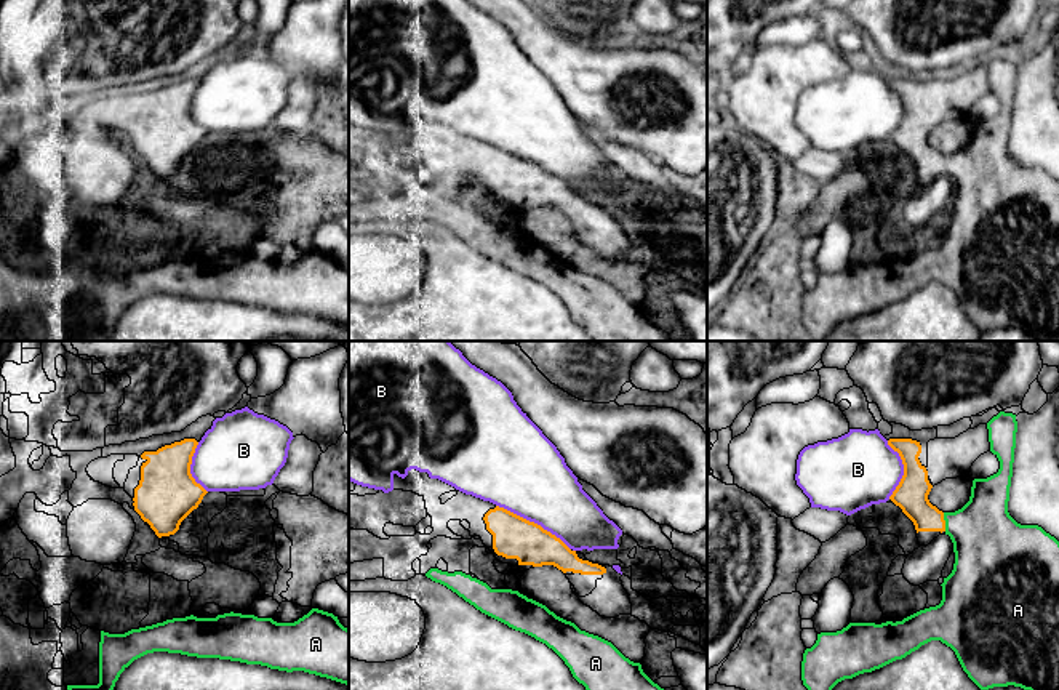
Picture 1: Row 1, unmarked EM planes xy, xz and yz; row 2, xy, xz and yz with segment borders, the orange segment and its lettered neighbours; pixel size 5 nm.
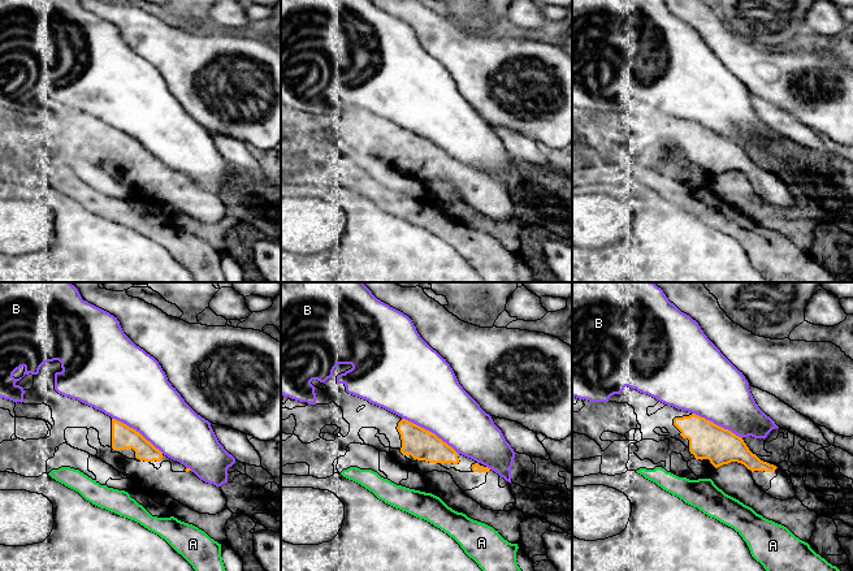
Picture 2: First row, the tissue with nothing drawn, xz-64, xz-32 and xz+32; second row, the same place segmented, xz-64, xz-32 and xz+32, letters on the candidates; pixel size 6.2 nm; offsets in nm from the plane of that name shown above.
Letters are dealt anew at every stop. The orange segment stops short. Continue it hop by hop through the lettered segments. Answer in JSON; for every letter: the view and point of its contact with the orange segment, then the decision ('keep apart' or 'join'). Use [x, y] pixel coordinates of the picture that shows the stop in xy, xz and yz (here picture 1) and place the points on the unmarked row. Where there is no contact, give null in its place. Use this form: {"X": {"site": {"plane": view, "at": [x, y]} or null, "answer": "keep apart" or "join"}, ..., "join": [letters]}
{"A": {"site": {"plane": "yz", "at": [944, 164]}, "answer": "join"}, "B": {"site": {"plane": "xz", "at": [533, 164]}, "answer": "keep apart"}, "join": ["A"]}

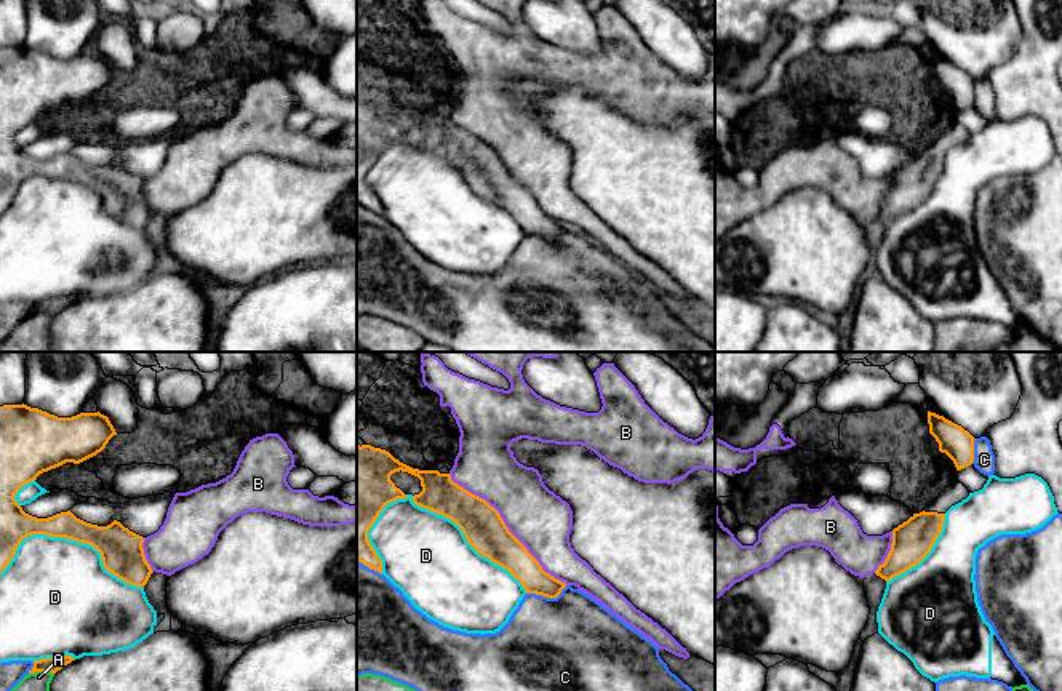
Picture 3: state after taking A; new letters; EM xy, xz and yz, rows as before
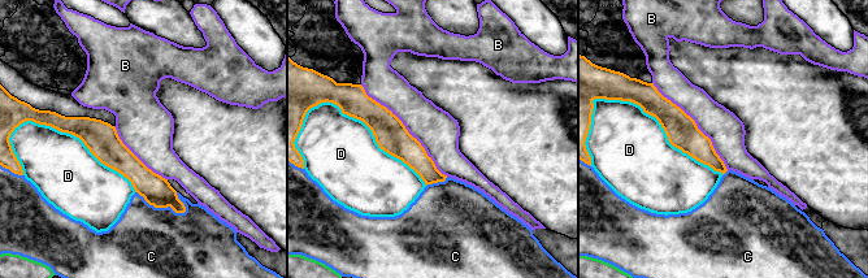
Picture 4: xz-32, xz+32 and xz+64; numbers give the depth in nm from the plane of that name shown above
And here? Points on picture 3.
{"A": {"site": {"plane": "xy", "at": [40, 312]}, "answer": "keep apart"}, "B": {"site": {"plane": "xz", "at": [506, 168]}, "answer": "join"}, "C": {"site": {"plane": "xz", "at": [546, 237]}, "answer": "keep apart"}, "D": {"site": {"plane": "xy", "at": [71, 179]}, "answer": "keep apart"}, "join": ["B"]}

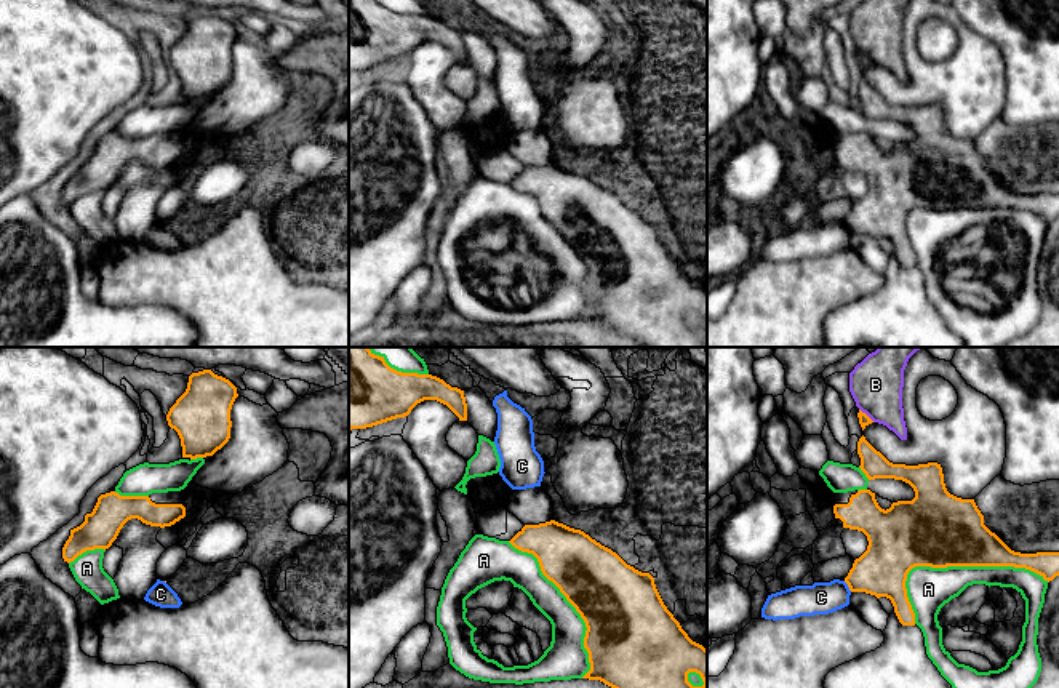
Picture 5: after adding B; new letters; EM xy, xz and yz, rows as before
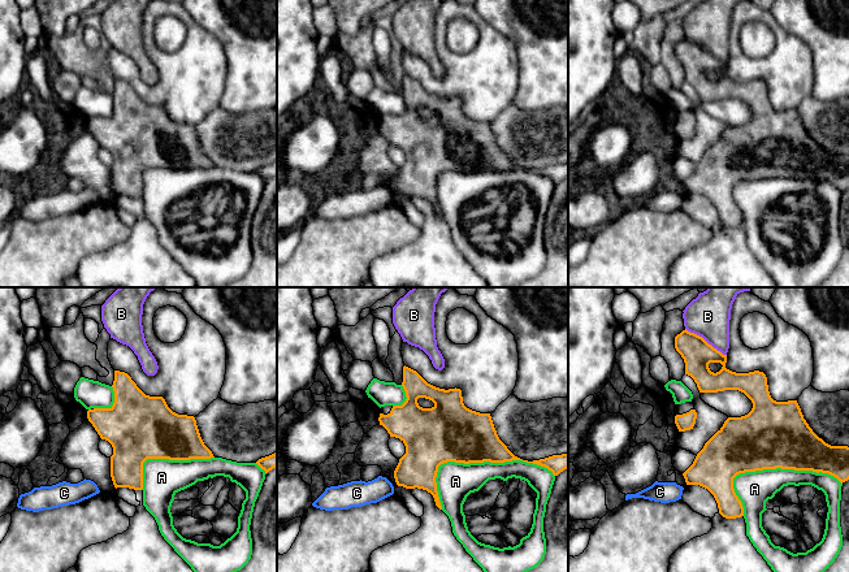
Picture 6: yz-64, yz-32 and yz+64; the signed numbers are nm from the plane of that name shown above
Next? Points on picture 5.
{"A": {"site": {"plane": "yz", "at": [970, 207]}, "answer": "keep apart"}, "B": {"site": {"plane": "yz", "at": [866, 56]}, "answer": "keep apart"}, "C": {"site": {"plane": "yz", "at": [848, 228]}, "answer": "keep apart"}, "join": []}

